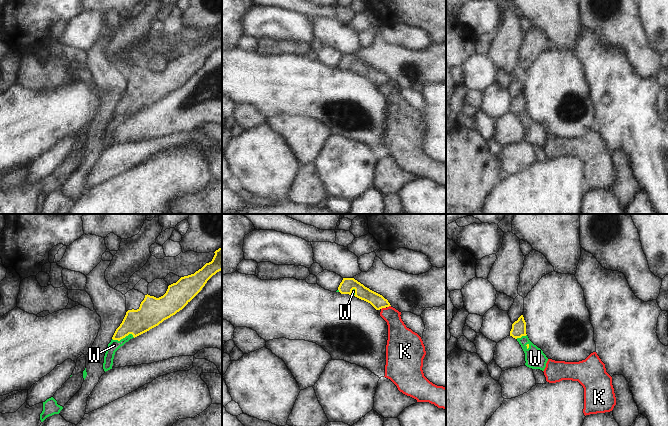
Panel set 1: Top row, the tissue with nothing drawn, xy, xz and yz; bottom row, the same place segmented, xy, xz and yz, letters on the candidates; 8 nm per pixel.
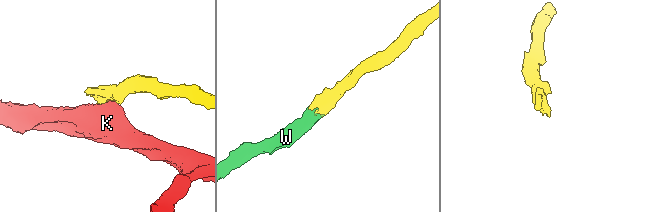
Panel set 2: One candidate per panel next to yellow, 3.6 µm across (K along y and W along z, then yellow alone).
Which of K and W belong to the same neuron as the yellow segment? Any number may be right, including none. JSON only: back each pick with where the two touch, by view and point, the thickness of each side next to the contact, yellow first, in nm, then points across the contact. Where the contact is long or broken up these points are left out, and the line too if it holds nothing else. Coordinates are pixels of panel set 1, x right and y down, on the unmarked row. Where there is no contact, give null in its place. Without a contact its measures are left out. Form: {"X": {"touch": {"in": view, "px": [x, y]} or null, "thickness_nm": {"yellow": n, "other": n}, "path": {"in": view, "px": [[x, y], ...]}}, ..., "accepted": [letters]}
{"W": {"touch": {"in": "xy", "px": [123, 113]}, "thickness_nm": {"yellow": 200, "other": 90}, "path": {"in": "xy", "px": [[136, 98], [123, 113], [114, 121]]}}, "accepted": ["W"]}

